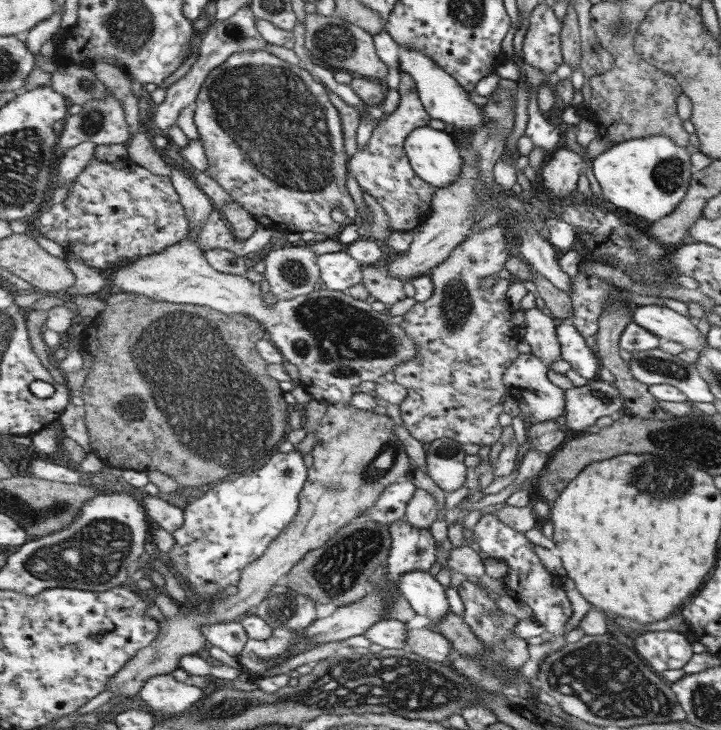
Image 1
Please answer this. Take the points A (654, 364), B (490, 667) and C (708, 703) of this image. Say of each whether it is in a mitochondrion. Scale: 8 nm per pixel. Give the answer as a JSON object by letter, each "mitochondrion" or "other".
{"A":"mitochondrion","B":"mitochondrion","C":"mitochondrion"}

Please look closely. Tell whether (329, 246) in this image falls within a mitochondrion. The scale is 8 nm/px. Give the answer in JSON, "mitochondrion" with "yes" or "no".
{"mitochondrion":"no"}

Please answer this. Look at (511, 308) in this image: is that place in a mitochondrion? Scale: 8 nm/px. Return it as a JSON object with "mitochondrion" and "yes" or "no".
{"mitochondrion":"no"}

